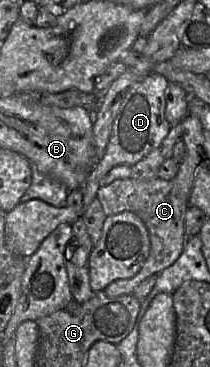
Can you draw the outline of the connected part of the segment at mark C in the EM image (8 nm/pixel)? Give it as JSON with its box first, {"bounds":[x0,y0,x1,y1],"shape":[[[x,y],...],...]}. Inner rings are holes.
{"bounds":[96,177,189,297],"shape":[[[130,177],[117,179],[108,185],[100,186],[96,198],[99,199],[107,216],[131,211],[140,217],[148,230],[150,251],[140,270],[130,278],[114,280],[104,289],[110,297],[132,294],[144,279],[161,273],[181,255],[188,239],[184,230],[184,222],[189,200],[181,195],[178,184],[174,180],[164,180],[160,177],[151,180],[136,180]]]}

